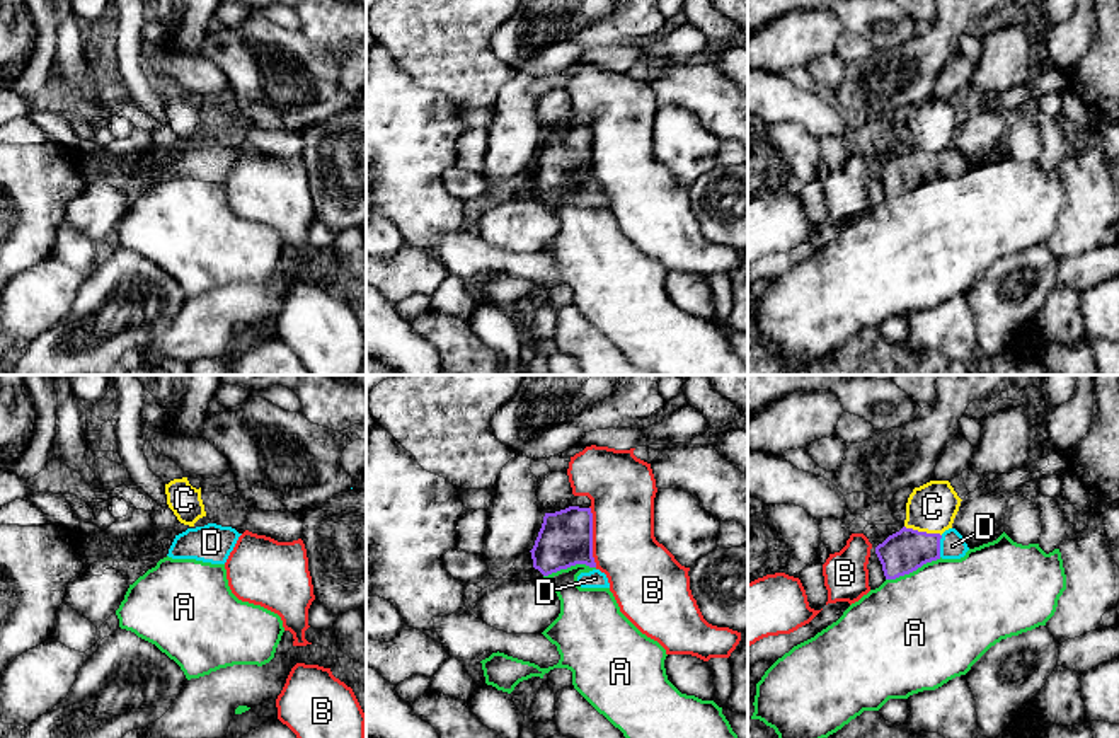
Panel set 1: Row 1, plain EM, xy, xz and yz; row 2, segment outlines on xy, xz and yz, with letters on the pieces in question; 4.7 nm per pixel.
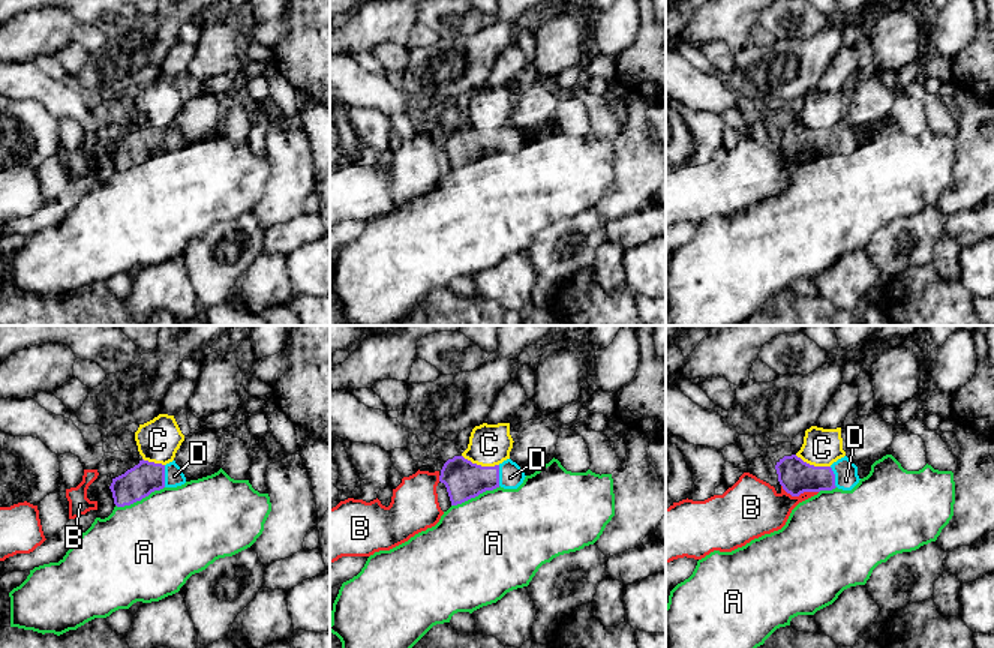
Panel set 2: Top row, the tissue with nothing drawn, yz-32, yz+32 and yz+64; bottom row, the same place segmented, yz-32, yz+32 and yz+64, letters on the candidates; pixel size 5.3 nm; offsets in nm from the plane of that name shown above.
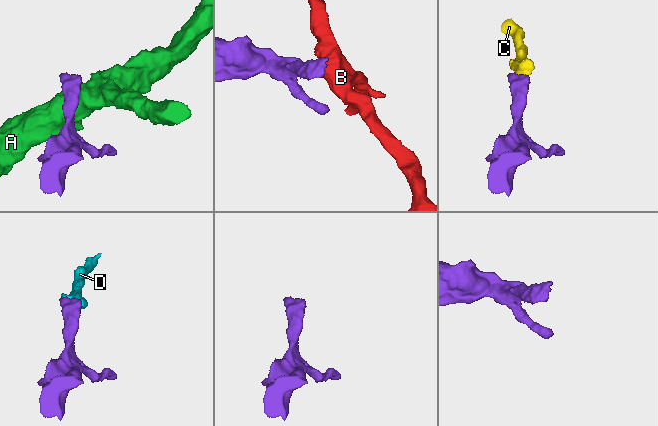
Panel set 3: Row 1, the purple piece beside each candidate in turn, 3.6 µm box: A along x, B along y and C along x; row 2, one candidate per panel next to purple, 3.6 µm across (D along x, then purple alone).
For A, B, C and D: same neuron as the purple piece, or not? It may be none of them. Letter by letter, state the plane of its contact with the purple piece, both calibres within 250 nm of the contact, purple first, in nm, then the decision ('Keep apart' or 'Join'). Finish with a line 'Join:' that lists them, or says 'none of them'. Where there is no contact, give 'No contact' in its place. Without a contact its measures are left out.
A: Touches purple in yz. Thickness 200 nm (purple) against 480 nm. Keep apart
B: Touches purple in xz. Thickness 260 nm (purple) against 300 nm. Keep apart
C: Touches purple in yz. Thickness 200 nm (purple) against 220 nm. Keep apart
D: Touches purple in yz. Thickness 200 nm (purple) against 130 nm. Join
Join: D

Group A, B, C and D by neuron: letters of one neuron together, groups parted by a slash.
A / B / C / D

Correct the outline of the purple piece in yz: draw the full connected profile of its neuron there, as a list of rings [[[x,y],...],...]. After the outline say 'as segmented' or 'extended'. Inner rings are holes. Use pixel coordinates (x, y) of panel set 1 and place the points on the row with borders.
[[[903,527],[875,547],[886,579],[910,574],[940,557],[961,559],[967,551],[964,537],[955,528],[940,535]]]; extended

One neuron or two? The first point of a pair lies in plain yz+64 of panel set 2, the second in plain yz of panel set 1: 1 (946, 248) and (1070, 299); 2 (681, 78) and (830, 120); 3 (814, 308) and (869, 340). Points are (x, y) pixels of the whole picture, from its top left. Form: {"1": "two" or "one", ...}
{"1": "one", "2": "one", "3": "one"}

